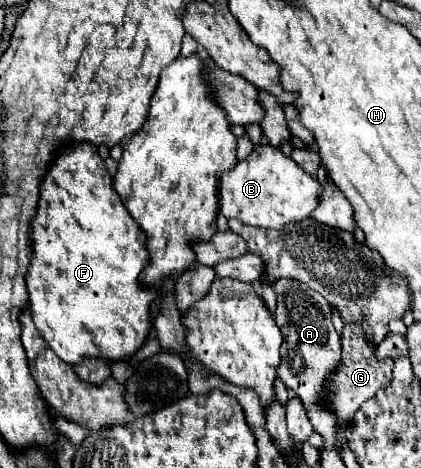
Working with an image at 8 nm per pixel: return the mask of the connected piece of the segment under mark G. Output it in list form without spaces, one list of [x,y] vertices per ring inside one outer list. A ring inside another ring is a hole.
[[[345,325],[341,343],[343,343],[341,365],[339,365],[337,373],[331,377],[331,381],[327,383],[329,401],[335,409],[339,425],[347,423],[351,419],[351,413],[355,413],[355,409],[359,409],[359,405],[363,405],[367,399],[371,399],[381,387],[387,387],[393,379],[393,361],[391,359],[377,361],[375,359],[373,347],[367,345],[363,341],[363,335],[359,333],[359,325]]]

